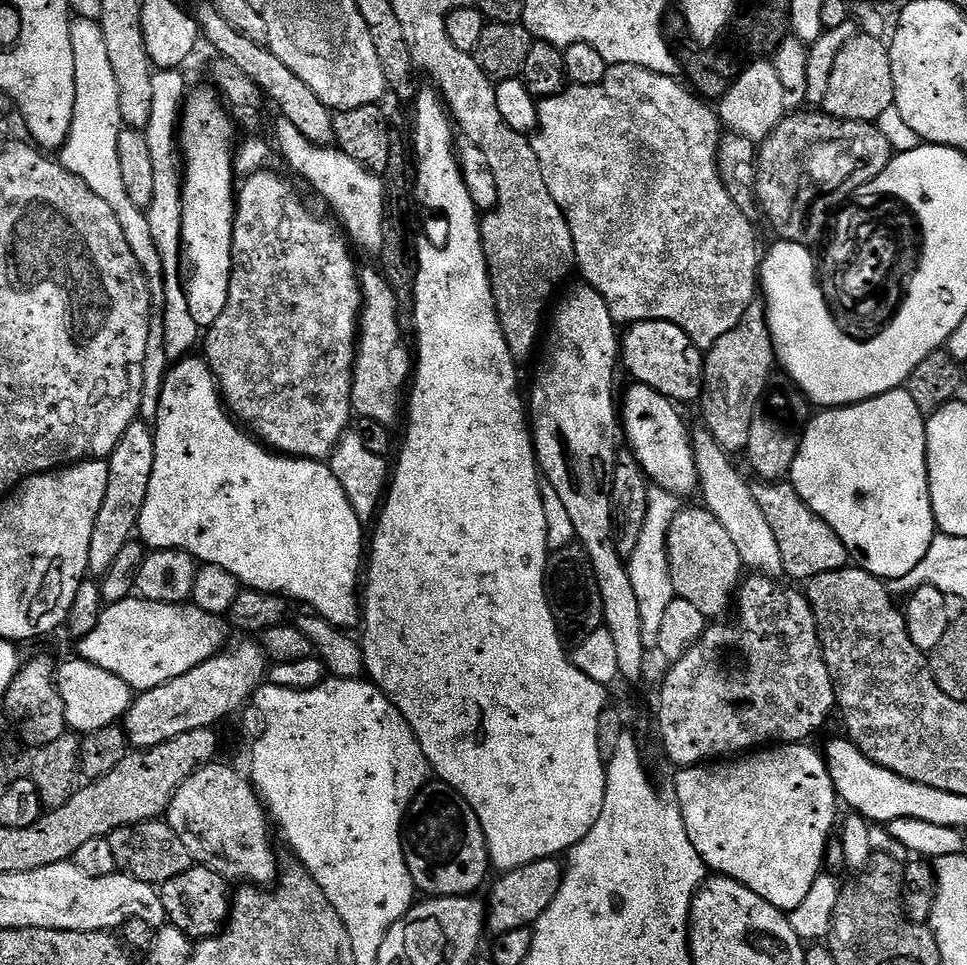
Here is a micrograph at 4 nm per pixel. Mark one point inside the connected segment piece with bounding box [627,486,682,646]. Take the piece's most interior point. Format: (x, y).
(649, 568)

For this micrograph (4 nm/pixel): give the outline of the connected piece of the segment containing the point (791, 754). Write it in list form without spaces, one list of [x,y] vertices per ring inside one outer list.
[[[801,742],[768,746],[735,758],[680,768],[676,776],[674,803],[686,822],[686,834],[690,834],[690,842],[694,850],[698,850],[705,869],[737,880],[742,886],[754,890],[758,898],[770,902],[770,906],[785,914],[802,906],[806,894],[810,894],[810,886],[814,886],[821,876],[828,845],[838,824],[838,797],[828,762],[810,745]]]

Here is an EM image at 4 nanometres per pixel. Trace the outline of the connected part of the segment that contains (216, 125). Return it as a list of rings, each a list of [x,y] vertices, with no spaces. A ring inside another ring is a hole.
[[[205,86],[185,99],[178,120],[178,147],[182,153],[184,181],[184,247],[180,249],[180,276],[184,280],[190,315],[194,322],[198,322],[201,330],[207,330],[214,326],[214,322],[218,322],[218,317],[226,306],[226,294],[230,294],[238,173],[234,163],[236,128],[228,115],[230,112],[224,101],[211,87]]]

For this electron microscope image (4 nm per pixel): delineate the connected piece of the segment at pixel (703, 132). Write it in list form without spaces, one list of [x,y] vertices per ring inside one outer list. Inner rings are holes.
[[[633,64],[611,65],[607,74],[602,78],[602,82],[598,82],[594,86],[578,86],[574,84],[565,87],[564,91],[558,93],[557,96],[543,97],[538,104],[538,128],[531,137],[531,142],[534,154],[538,154],[538,166],[542,166],[542,178],[546,178],[546,190],[550,190],[550,194],[554,197],[554,202],[558,202],[558,206],[562,210],[562,214],[570,226],[570,234],[574,238],[576,268],[578,272],[584,275],[581,276],[583,283],[588,284],[594,290],[598,290],[598,294],[602,294],[602,298],[610,310],[612,319],[616,321],[617,325],[627,326],[630,324],[637,324],[643,320],[665,320],[666,322],[674,322],[674,326],[686,330],[686,334],[694,342],[694,346],[698,346],[702,350],[707,350],[714,346],[714,342],[718,342],[718,338],[722,338],[722,334],[726,334],[730,330],[734,330],[734,326],[738,326],[738,318],[742,318],[742,314],[746,314],[746,310],[751,306],[753,300],[757,299],[758,273],[762,263],[762,256],[761,253],[756,253],[756,232],[752,229],[753,221],[746,214],[742,214],[742,210],[738,210],[734,198],[730,198],[730,194],[722,182],[720,171],[716,165],[716,152],[720,148],[720,137],[722,135],[720,117],[714,111],[711,103],[705,102],[695,91],[689,90],[683,83],[680,85],[678,81],[679,79],[677,79],[676,76],[663,76],[657,72],[646,70],[642,66],[634,66]]]

